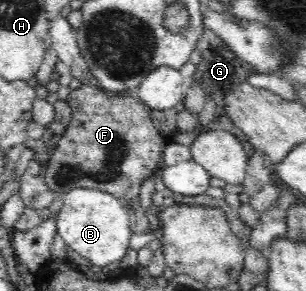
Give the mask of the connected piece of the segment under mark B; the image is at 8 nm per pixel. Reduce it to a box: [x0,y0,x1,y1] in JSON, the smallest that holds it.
[56,188,132,272]

